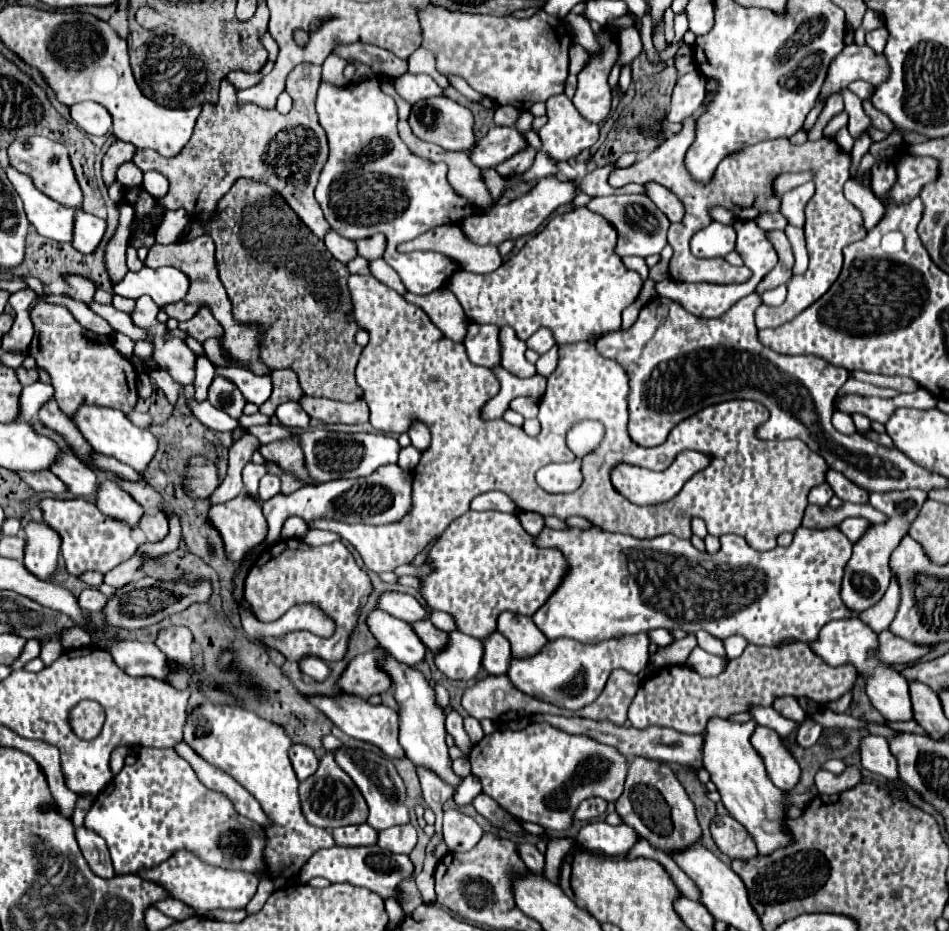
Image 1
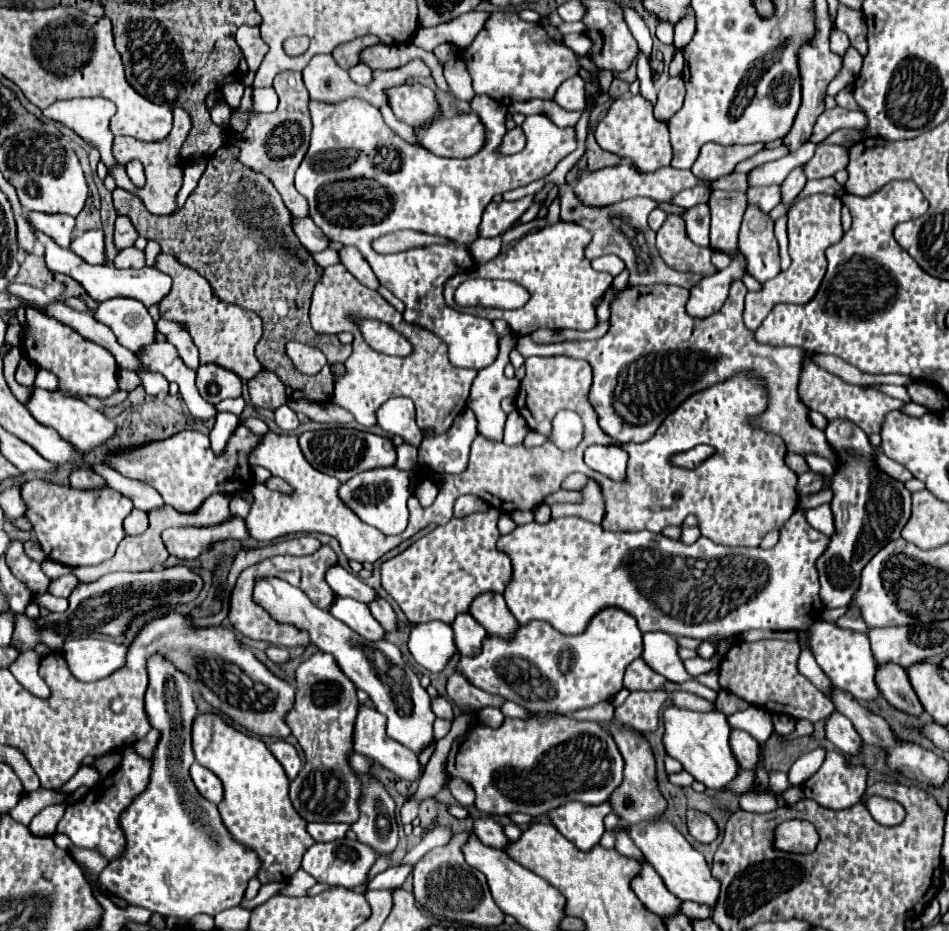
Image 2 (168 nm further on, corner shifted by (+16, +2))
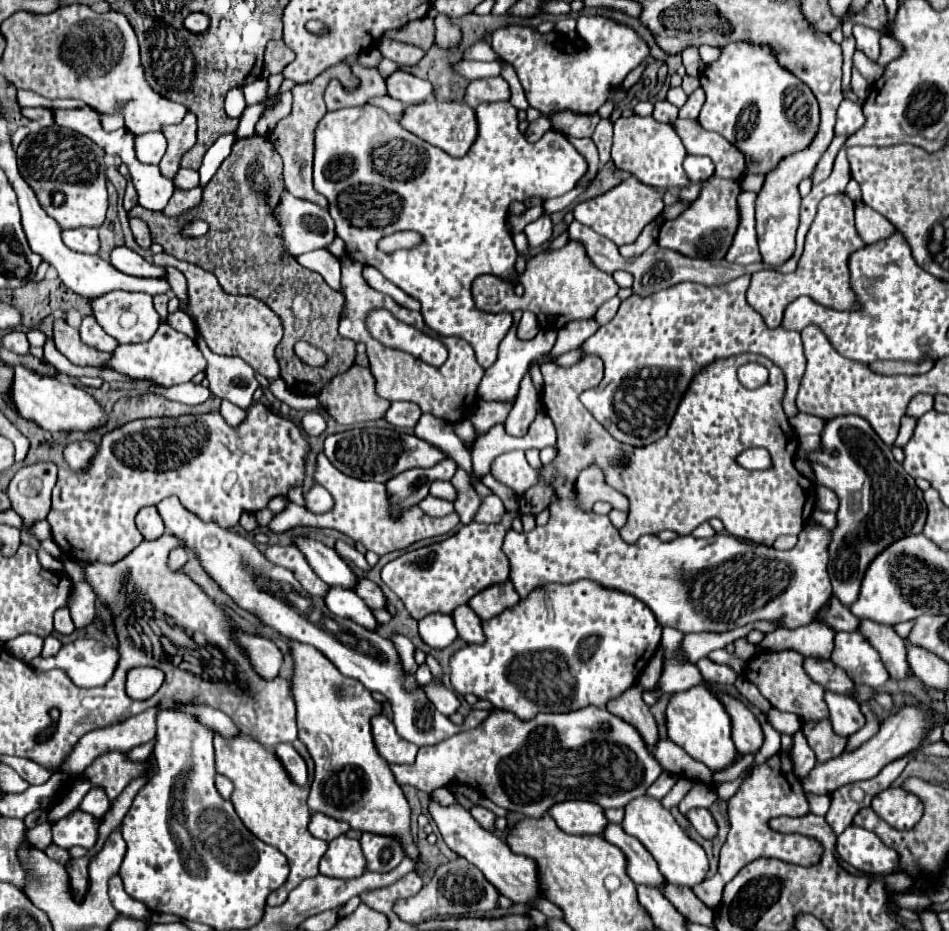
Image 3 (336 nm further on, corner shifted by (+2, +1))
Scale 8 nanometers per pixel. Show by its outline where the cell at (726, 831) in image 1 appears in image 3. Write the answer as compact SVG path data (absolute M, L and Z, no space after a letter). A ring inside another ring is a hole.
M696 808L696 810L690 810L686 814L686 818L690 820L690 824L696 828L696 832L706 838L706 840L712 840L716 834L718 834L718 824L714 820L714 816L710 814L710 810L706 808Z

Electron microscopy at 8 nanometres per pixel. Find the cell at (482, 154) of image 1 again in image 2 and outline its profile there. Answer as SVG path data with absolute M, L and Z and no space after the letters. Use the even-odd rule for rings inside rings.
M438 113L434 121L416 127L416 141L434 151L440 157L472 157L480 147L484 147L484 127L480 119L470 113L458 113L454 117L444 117Z

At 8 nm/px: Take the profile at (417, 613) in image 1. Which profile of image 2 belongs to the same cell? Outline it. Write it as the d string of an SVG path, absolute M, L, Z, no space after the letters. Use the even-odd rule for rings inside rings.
M338 563L328 567L324 579L338 597L352 597L360 603L368 603L368 599L376 597L376 591L372 587L368 587L358 575L346 571Z

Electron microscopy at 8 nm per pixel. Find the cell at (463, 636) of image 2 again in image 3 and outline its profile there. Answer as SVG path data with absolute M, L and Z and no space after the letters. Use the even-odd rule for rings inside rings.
M460 606L452 612L452 618L458 628L458 636L466 644L484 644L484 630L482 620L476 616L476 612L470 606Z

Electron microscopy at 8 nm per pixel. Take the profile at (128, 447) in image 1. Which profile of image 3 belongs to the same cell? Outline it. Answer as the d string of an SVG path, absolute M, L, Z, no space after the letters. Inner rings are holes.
M14 366L14 372L12 400L22 418L36 422L50 432L94 432L106 426L108 414L86 390L76 388L70 382L60 382L58 378L36 374L22 366Z

